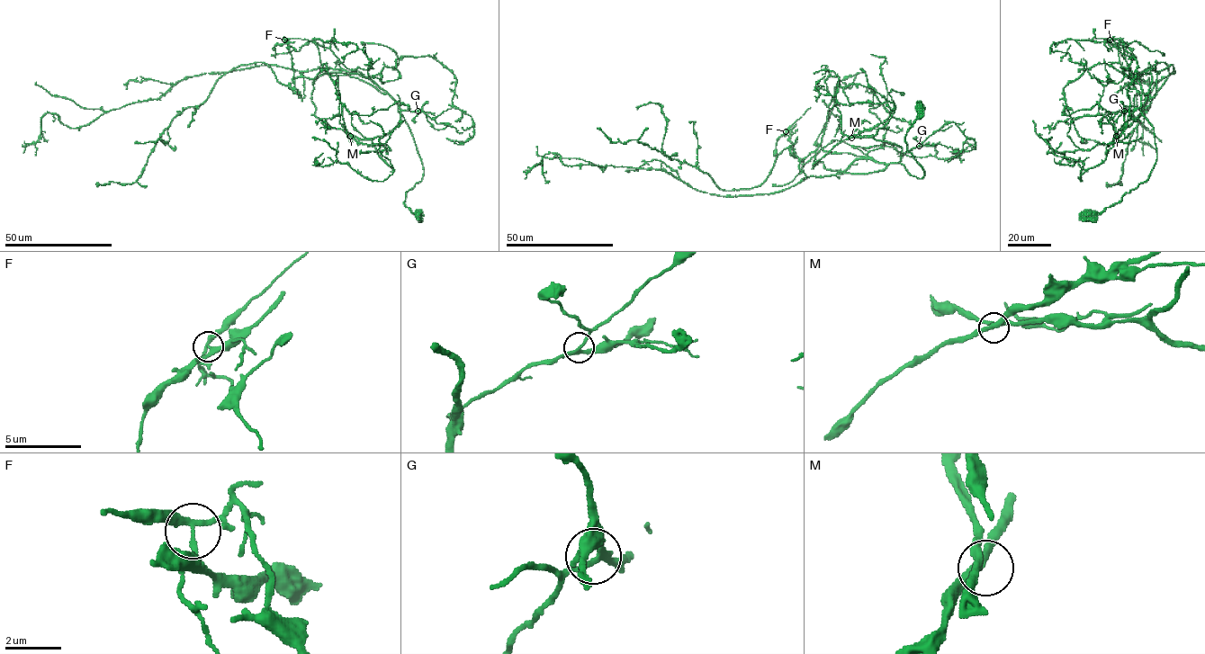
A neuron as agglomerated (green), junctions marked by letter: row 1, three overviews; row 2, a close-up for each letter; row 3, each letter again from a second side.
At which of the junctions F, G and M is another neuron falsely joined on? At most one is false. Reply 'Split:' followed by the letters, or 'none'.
Split: F

